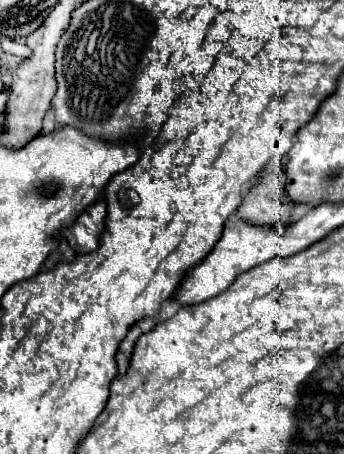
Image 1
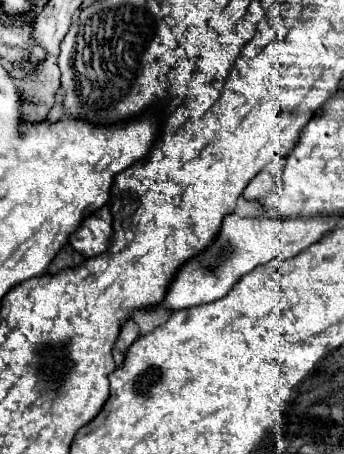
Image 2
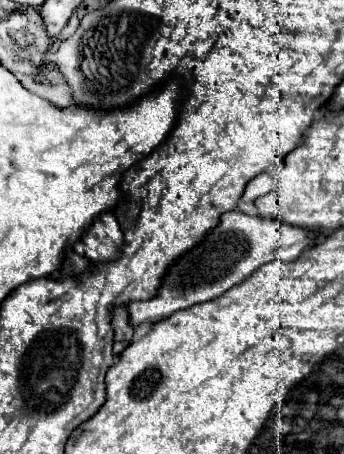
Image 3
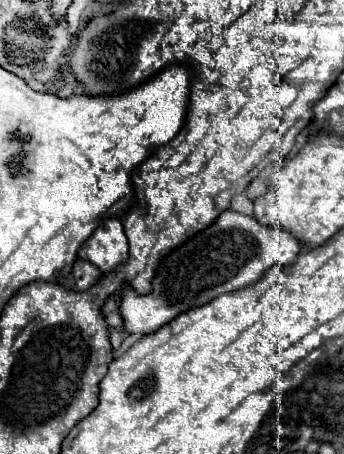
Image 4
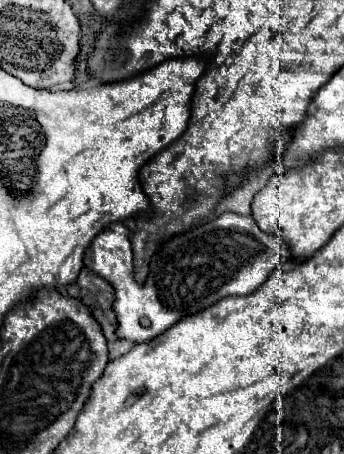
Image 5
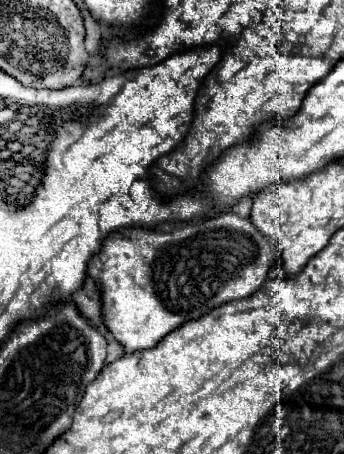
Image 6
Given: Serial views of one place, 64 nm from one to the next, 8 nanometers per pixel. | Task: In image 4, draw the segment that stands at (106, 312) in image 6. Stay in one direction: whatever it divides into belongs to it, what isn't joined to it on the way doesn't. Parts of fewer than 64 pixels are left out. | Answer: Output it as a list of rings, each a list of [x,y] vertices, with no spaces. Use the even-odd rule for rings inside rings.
[[[224,210],[216,222],[174,248],[156,268],[152,292],[138,294],[130,284],[120,292],[120,314],[128,334],[148,336],[182,312],[212,302],[220,294],[242,290],[258,282],[274,264],[290,264],[300,254],[300,242],[282,228],[260,226],[254,216]],[[118,218],[104,220],[96,232],[84,242],[78,256],[90,260],[102,274],[114,272],[128,260],[128,242]]]

